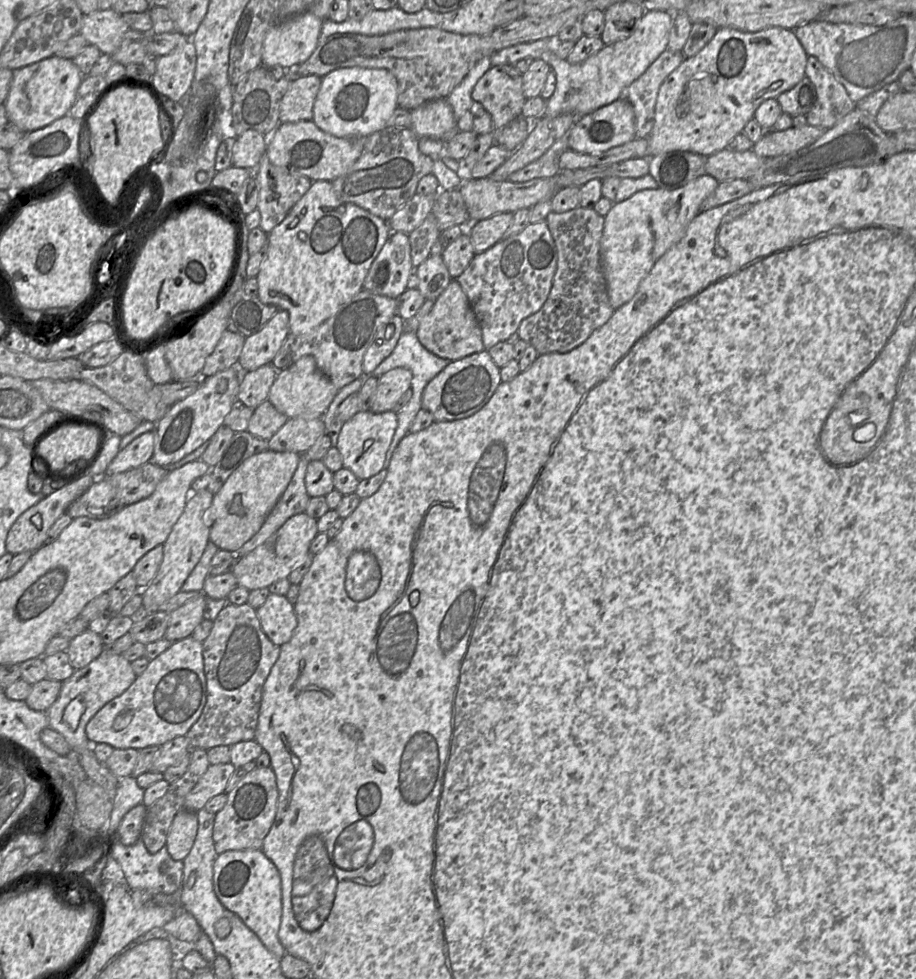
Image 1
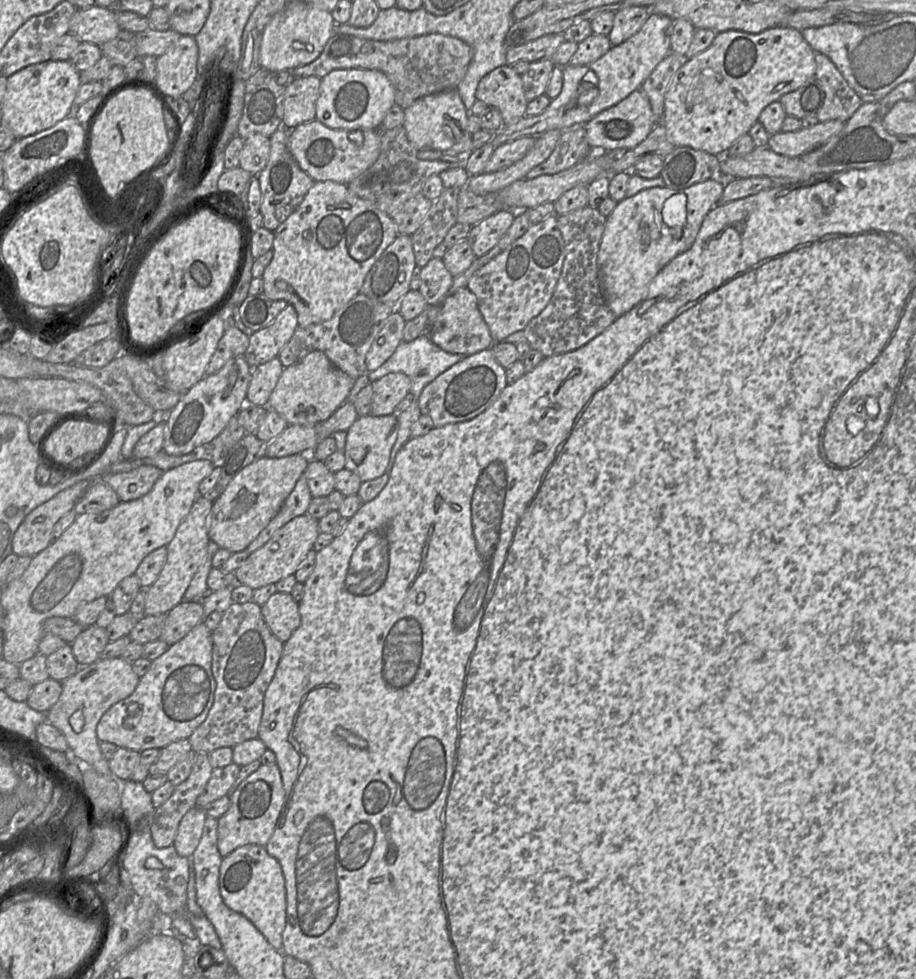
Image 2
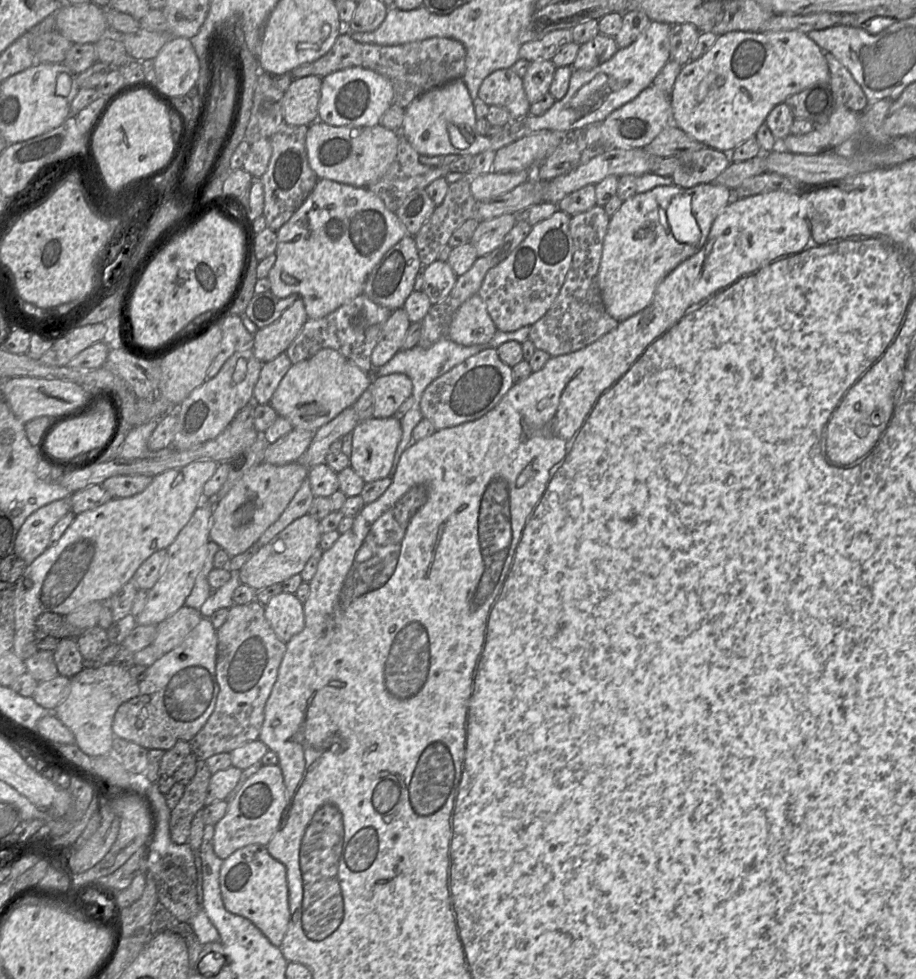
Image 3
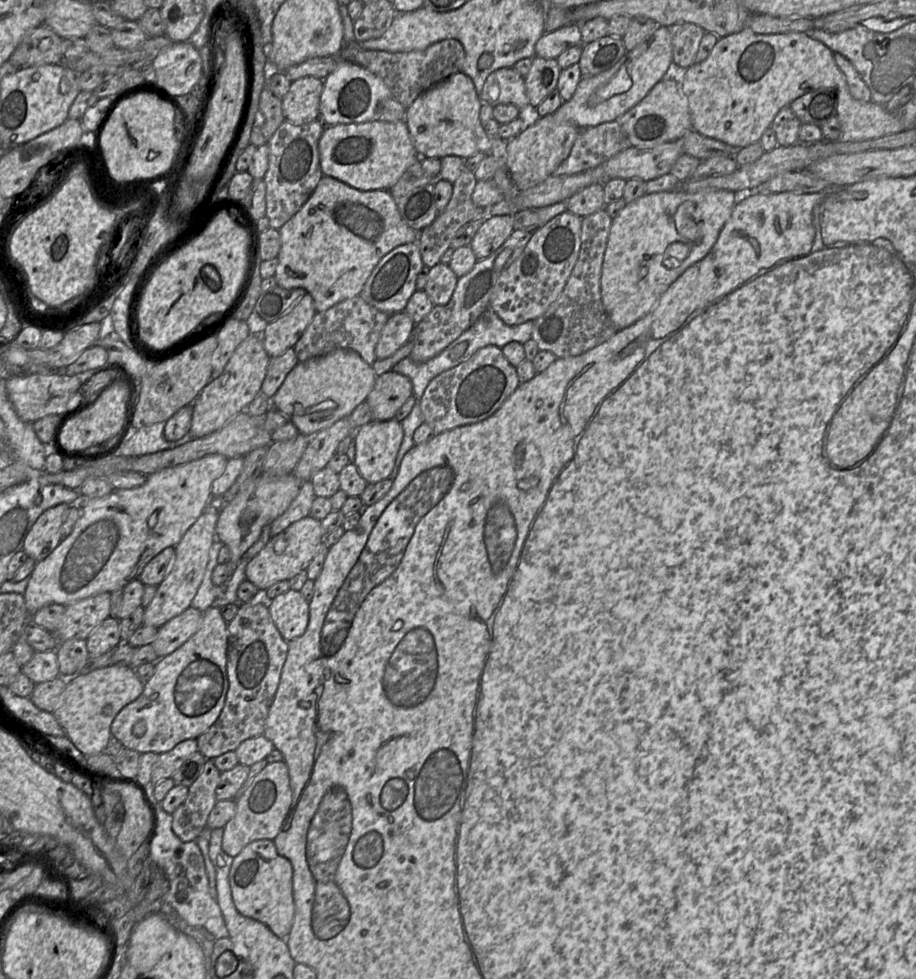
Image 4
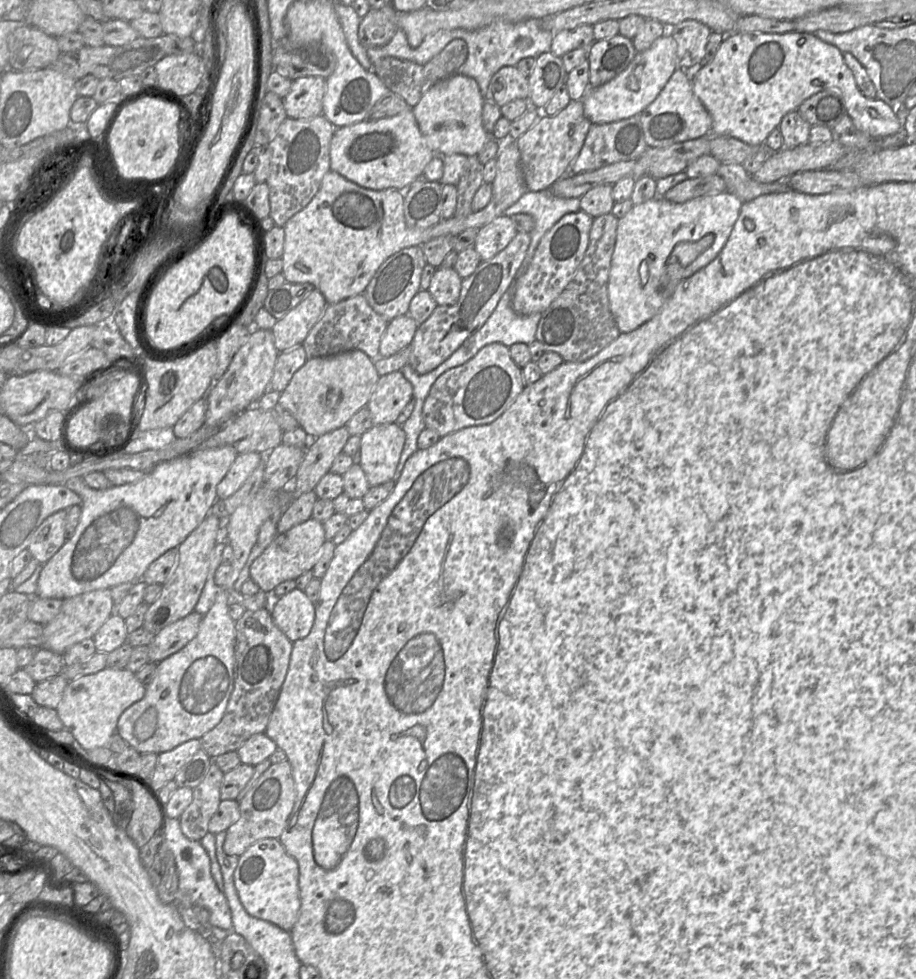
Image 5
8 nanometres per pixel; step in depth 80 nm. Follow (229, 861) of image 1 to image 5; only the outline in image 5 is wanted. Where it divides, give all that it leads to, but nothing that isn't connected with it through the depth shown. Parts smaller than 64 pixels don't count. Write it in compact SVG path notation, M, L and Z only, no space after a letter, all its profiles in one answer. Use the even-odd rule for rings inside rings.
M264 838L249 846L239 857L234 872L234 884L248 914L268 921L285 931L292 930L301 907L299 867L279 839Z

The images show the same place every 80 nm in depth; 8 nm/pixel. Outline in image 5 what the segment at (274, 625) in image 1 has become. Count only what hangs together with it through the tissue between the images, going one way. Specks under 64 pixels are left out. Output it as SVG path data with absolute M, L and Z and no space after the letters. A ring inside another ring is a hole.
M295 588L291 592L271 601L270 613L273 622L295 642L306 637L315 620L315 604L305 592Z

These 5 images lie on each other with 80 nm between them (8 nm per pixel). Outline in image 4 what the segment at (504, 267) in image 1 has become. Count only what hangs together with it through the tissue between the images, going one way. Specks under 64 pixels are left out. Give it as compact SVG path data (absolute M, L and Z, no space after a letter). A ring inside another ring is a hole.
M563 212L533 232L523 253L504 270L493 288L489 308L507 325L535 321L560 296L578 260L582 217Z

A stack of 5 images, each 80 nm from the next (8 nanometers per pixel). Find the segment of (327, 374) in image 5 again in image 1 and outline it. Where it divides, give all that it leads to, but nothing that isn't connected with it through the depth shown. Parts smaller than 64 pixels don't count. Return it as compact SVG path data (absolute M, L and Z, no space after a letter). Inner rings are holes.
M311 355L301 357L290 367L280 370L272 384L268 400L288 418L322 417L330 403L338 393L338 389L316 366L315 358Z

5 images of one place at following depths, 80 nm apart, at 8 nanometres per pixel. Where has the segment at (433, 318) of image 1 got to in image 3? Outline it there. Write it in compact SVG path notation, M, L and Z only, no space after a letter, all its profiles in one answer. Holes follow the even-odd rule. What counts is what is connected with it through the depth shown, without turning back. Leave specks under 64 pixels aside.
M476 294L454 314L447 338L463 346L480 345L488 343L496 331L484 301Z

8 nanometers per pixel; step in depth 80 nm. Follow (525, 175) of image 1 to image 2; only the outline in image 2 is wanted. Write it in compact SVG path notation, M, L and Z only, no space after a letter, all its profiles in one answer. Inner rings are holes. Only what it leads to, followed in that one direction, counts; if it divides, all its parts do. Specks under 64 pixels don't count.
M584 125L562 130L561 137L551 155L532 168L525 179L559 173L577 165L589 156L594 156L594 150L588 143Z

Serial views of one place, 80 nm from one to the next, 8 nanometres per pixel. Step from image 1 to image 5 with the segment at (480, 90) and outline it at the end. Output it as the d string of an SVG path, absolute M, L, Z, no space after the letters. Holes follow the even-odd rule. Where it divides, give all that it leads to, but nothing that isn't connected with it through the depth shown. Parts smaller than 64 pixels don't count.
M504 66L492 76L484 100L501 107L515 99L529 100L528 77L516 66Z

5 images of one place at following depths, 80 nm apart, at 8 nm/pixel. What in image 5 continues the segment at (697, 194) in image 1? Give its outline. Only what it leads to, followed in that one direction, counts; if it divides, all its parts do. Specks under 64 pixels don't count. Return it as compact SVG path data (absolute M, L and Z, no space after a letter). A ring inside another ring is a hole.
M727 190L720 193L705 195L685 203L674 203L666 200L664 197L655 197L642 204L634 205L632 209L624 217L618 220L616 243L612 254L609 272L608 298L610 311L621 333L632 332L639 328L640 326L642 326L644 323L648 322L650 319L652 319L656 314L659 313L659 311L672 297L679 283L681 283L685 278L691 276L692 274L696 273L700 269L707 266L719 255L719 253L722 251L731 235L735 222L738 219L742 205L743 205L742 200L735 194ZM708 234L714 236L713 242L694 261L692 261L692 249L696 249L696 247L699 245L699 240L701 240Z

